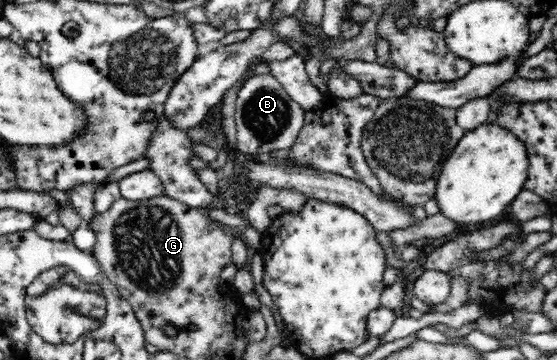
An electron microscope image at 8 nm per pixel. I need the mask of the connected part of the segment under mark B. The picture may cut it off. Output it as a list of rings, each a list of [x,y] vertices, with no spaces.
[[[271,74],[250,76],[236,99],[236,147],[243,153],[260,155],[290,149],[305,124],[306,112]]]

